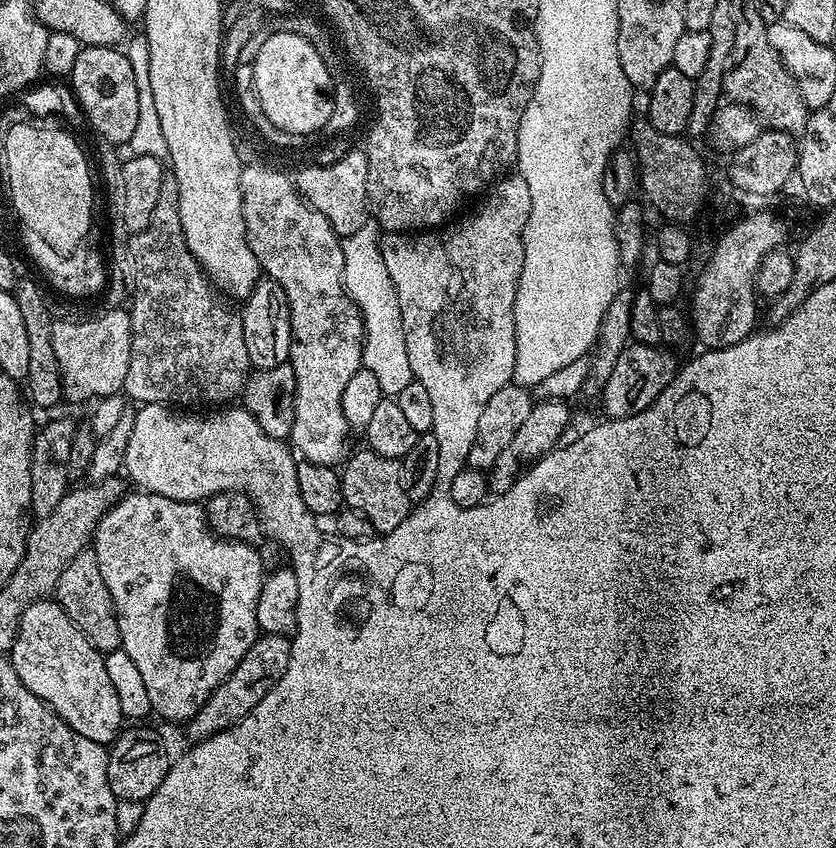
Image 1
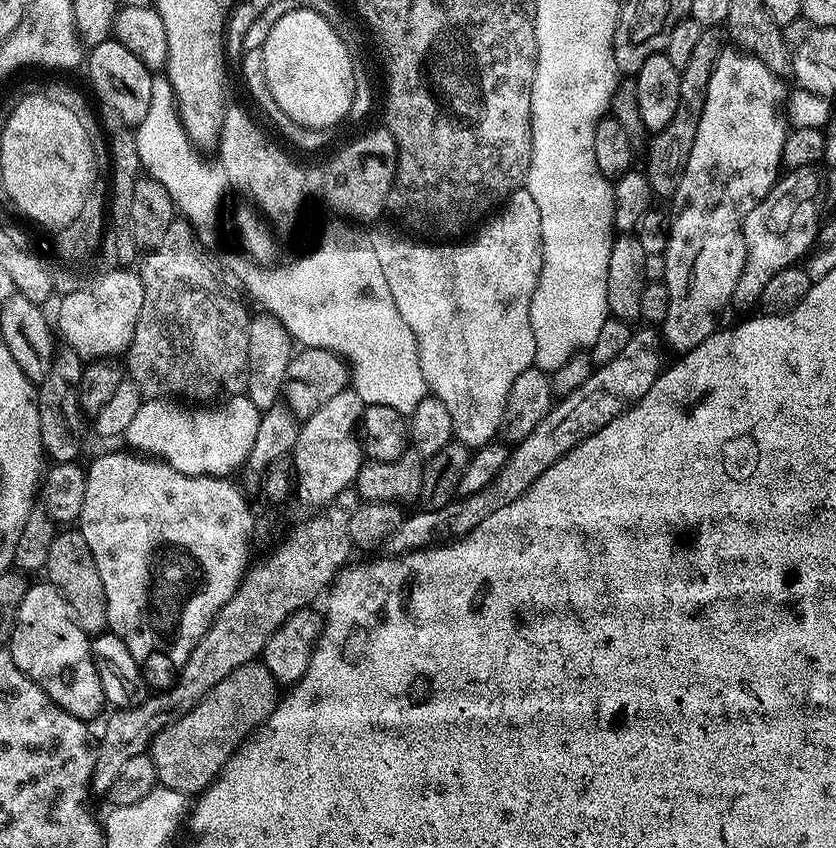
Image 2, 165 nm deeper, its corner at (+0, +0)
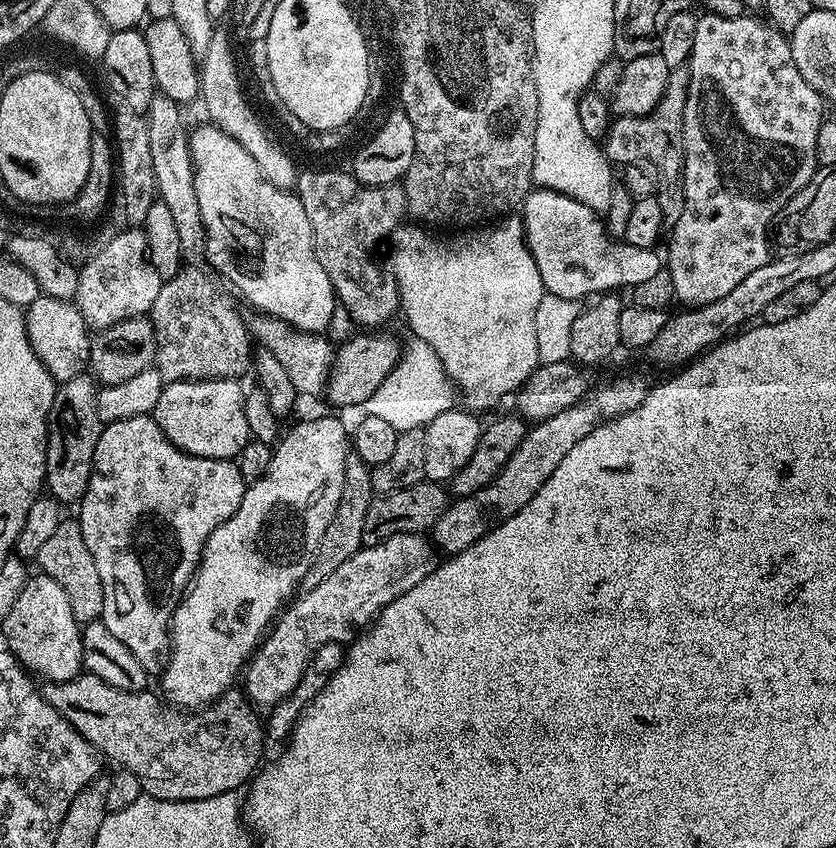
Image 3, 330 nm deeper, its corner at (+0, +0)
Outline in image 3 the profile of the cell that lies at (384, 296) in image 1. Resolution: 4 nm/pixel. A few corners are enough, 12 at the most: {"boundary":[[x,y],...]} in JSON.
{"boundary":[[415,338],[363,411],[398,433],[458,400],[438,354]]}

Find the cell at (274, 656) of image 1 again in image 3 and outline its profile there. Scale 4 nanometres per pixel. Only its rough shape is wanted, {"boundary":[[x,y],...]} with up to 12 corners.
{"boundary":[[81,674],[46,702],[159,800],[243,789],[266,728],[243,691],[191,714]]}

